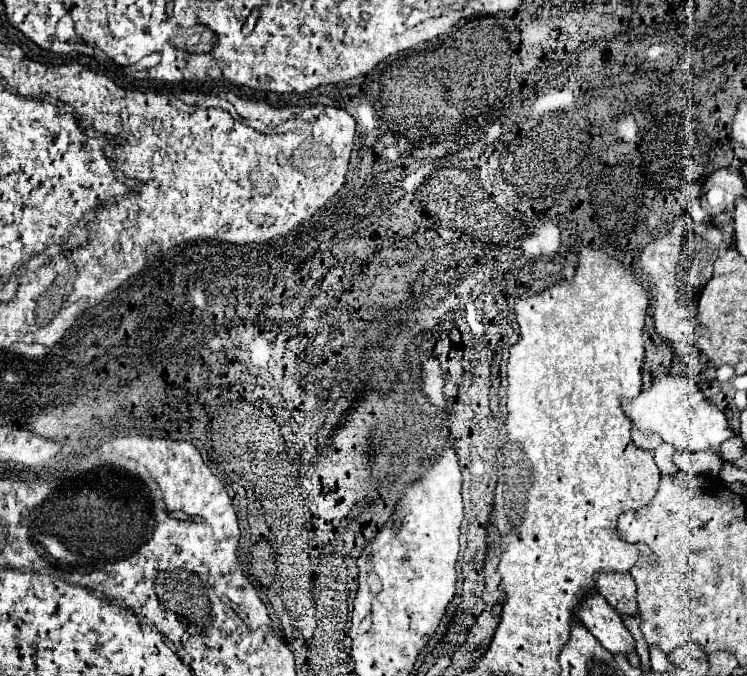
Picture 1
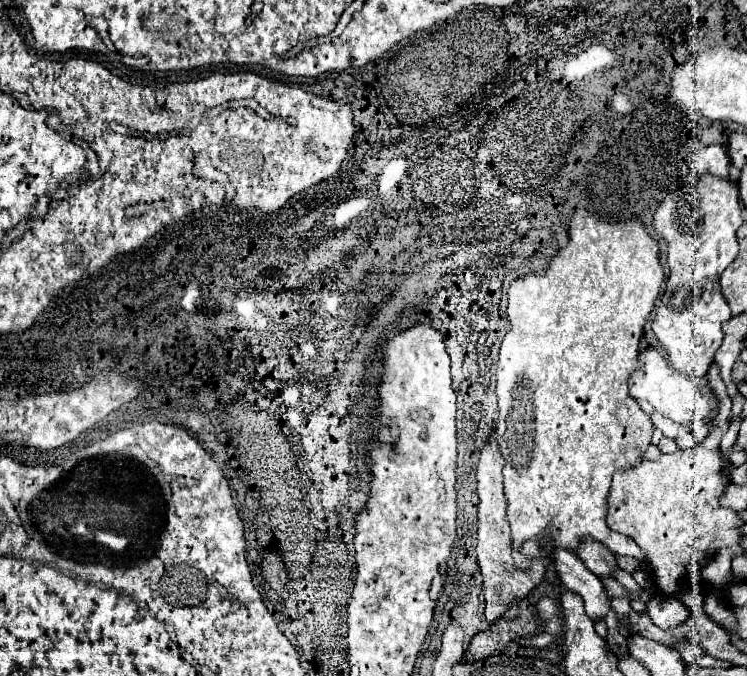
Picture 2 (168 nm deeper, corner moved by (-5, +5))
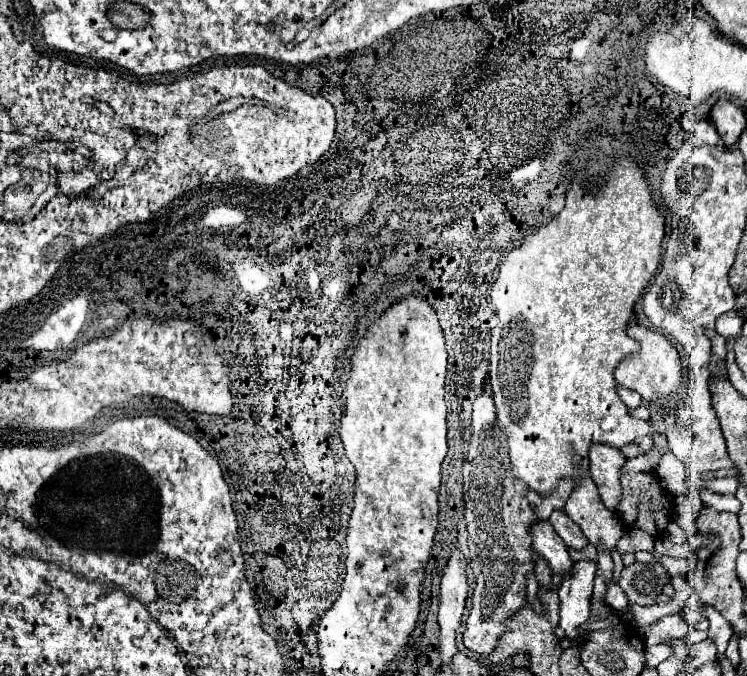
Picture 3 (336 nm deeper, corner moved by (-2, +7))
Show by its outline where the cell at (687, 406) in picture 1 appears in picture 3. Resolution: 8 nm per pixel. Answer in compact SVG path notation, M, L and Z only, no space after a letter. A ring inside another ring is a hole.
M628 324L628 336L632 336L634 340L638 340L640 350L628 358L624 358L618 368L614 370L614 378L618 384L638 392L644 400L648 402L666 402L670 400L674 394L680 394L680 386L682 386L682 364L678 358L676 348L670 344L670 340L652 330L646 328L642 324Z

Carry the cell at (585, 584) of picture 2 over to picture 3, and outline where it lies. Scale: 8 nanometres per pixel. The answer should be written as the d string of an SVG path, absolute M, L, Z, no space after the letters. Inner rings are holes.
M548 520L534 522L530 526L530 538L532 538L532 548L544 560L548 560L552 570L556 570L560 574L568 574L570 572L574 562L568 556L566 544L560 540L560 536L554 532L554 528L550 526Z

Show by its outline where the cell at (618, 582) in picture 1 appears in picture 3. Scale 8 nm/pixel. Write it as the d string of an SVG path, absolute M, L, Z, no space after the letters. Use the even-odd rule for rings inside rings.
M558 510L558 512L552 512L552 518L550 518L550 524L554 526L556 534L564 540L564 544L568 548L584 548L588 544L588 540L584 538L580 526L576 522L570 520L570 516L564 512L564 510Z

